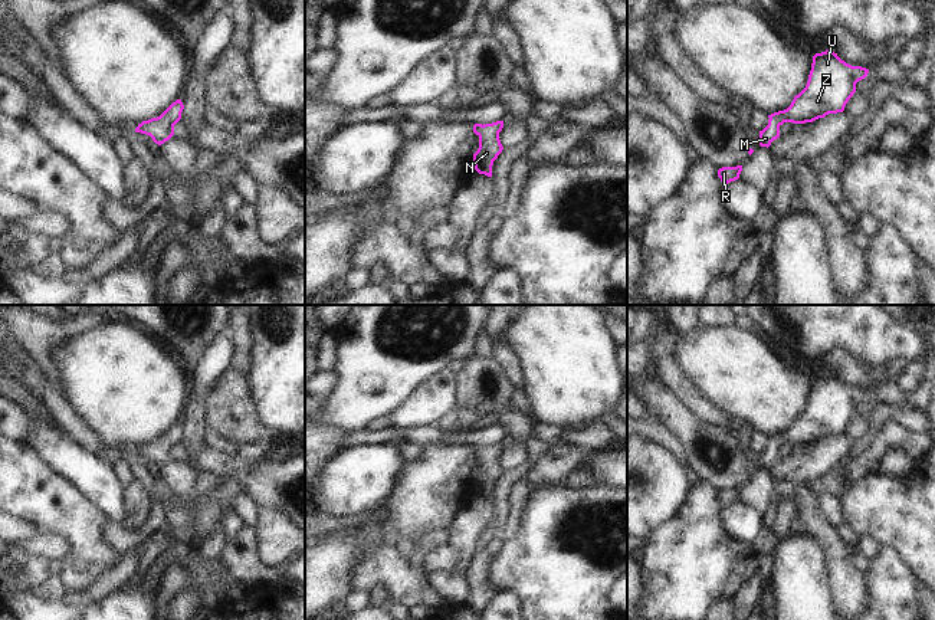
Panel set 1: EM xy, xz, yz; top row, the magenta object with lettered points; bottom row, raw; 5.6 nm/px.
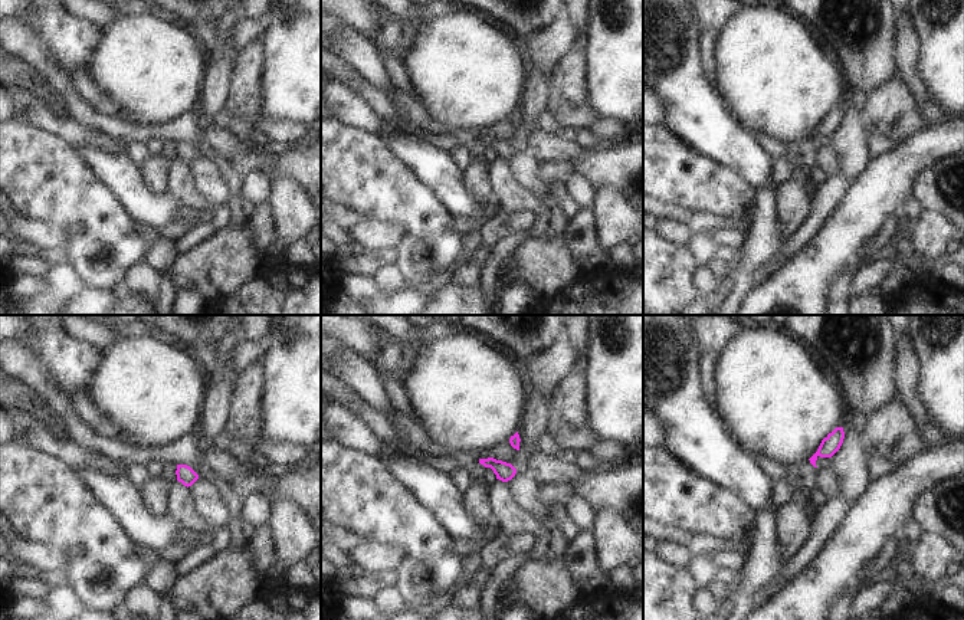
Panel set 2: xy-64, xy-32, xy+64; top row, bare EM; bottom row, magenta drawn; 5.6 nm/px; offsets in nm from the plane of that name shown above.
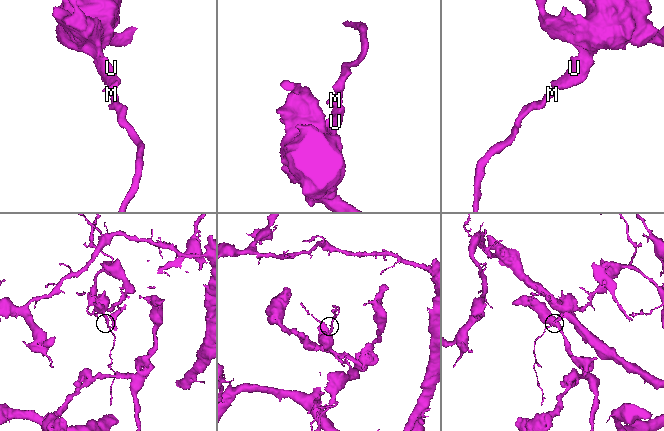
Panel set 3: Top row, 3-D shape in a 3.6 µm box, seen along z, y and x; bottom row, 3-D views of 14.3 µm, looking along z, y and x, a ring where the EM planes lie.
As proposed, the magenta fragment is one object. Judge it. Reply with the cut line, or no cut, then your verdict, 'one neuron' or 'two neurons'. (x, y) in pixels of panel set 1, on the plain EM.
cut none; one neuron

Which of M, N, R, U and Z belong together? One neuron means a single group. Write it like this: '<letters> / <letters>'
M N R U Z

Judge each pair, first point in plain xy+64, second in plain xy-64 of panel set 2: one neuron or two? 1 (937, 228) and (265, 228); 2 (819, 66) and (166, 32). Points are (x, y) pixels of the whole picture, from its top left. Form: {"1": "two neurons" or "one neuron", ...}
{"1": "two neurons", "2": "one neuron"}

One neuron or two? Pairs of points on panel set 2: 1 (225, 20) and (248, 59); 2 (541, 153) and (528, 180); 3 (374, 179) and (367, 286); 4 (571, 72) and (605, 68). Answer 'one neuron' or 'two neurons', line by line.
1: two neurons
2: two neurons
3: two neurons
4: two neurons

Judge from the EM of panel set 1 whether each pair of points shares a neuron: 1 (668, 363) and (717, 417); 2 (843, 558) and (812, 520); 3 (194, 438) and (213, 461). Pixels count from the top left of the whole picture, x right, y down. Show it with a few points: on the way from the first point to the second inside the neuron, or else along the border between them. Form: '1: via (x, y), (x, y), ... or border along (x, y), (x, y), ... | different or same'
1: via (675, 377), (702, 407) | same
2: via (835, 548), (820, 530) | same
3: border along (203, 445), (193, 461), (194, 466) | different

